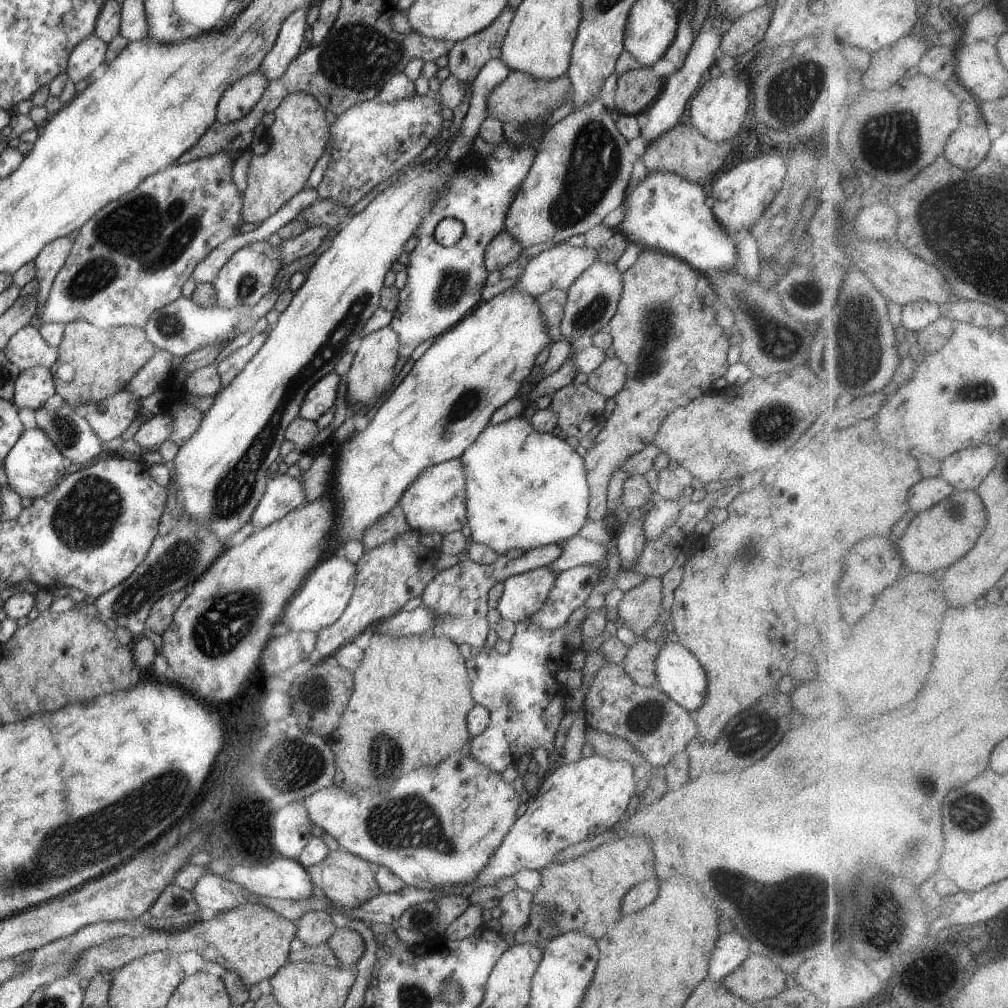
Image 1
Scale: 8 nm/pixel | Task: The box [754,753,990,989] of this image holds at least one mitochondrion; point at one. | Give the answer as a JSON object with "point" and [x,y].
{"point":[886,910]}

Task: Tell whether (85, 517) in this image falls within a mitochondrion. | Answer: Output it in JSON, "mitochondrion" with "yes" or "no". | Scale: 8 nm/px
{"mitochondrion":"yes"}

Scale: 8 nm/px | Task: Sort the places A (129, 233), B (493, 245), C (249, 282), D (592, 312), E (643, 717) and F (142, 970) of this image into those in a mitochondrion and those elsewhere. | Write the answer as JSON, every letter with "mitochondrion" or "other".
{"A":"mitochondrion","B":"other","C":"mitochondrion","D":"mitochondrion","E":"mitochondrion","F":"other"}

